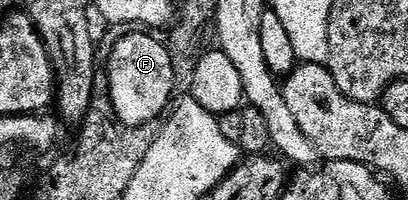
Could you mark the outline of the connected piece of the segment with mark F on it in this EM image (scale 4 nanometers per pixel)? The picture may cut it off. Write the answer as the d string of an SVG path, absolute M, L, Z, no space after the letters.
M132 30L120 39L108 62L110 100L114 117L126 127L139 127L157 121L173 99L174 70L167 45L142 30Z

